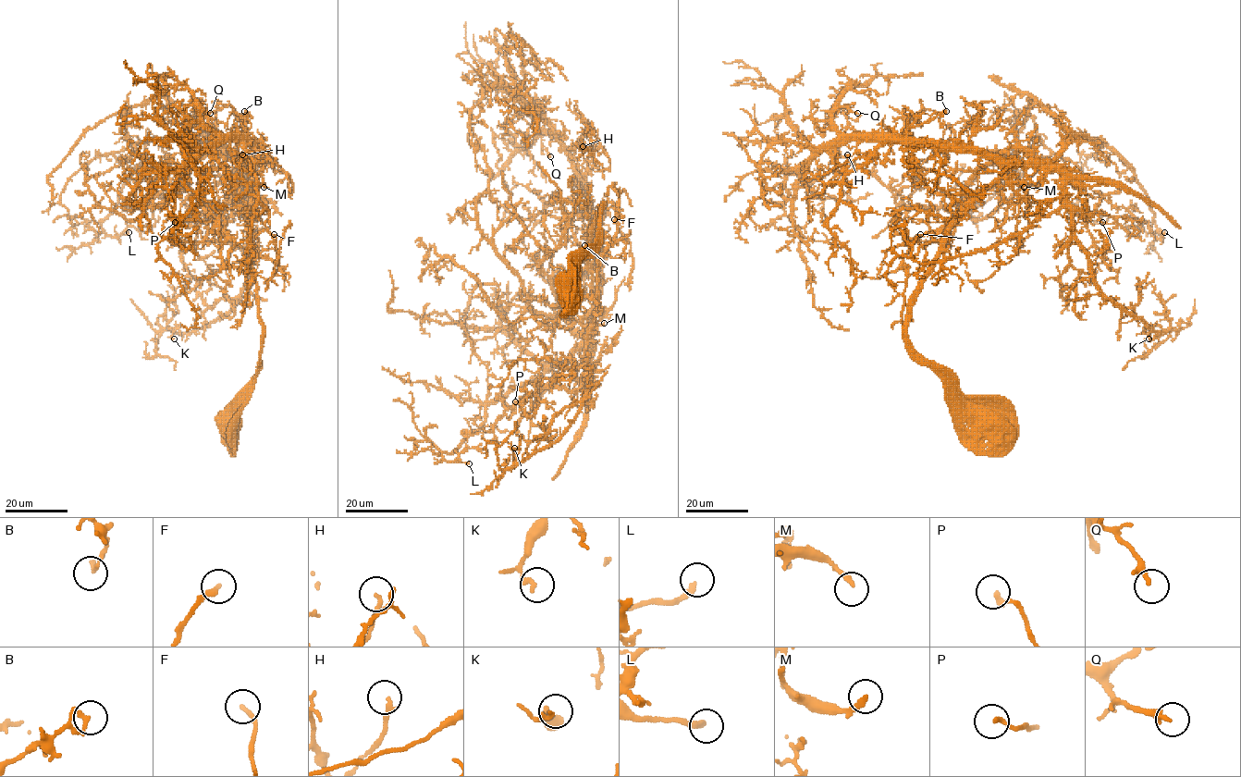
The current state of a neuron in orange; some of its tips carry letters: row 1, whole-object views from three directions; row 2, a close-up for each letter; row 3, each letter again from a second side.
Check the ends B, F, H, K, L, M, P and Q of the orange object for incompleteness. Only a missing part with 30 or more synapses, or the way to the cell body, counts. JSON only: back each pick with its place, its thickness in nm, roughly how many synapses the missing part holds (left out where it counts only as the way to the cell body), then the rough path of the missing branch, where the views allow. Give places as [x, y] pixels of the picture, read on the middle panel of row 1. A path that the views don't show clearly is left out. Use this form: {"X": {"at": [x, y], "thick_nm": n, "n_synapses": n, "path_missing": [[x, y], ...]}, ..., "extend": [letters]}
{"extend": []}

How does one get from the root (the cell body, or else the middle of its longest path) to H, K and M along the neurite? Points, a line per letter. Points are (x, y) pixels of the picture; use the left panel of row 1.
H: (227, 425), (253, 381), (264, 335), (246, 221), (257, 151), (244, 141), (251, 171), (240, 168), (242, 154)
K: (227, 425), (264, 335), (246, 221), (251, 167), (248, 283), (227, 312), (190, 332), (178, 326), (174, 339)
M: (227, 425), (253, 381), (264, 335), (246, 221), (251, 179), (264, 187)

